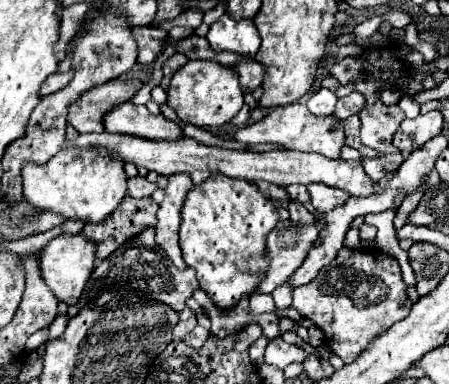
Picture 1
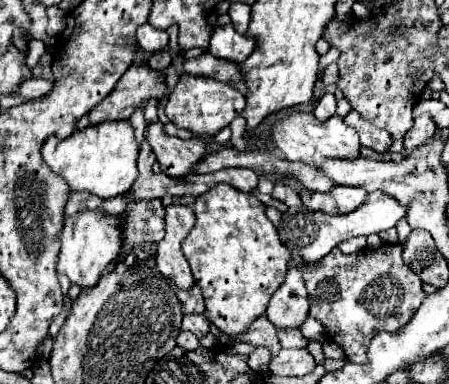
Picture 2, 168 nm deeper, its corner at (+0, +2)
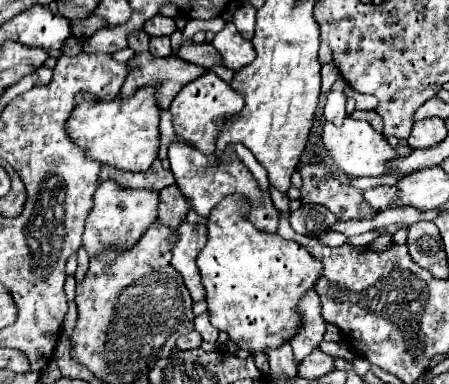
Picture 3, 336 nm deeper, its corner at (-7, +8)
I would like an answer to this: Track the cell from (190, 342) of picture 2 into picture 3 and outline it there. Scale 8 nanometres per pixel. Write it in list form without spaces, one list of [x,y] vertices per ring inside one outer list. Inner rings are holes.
[[[192,330],[192,332],[188,332],[188,334],[184,334],[184,336],[178,338],[176,348],[178,348],[178,350],[192,350],[192,348],[200,348],[200,344],[202,344],[200,332]]]

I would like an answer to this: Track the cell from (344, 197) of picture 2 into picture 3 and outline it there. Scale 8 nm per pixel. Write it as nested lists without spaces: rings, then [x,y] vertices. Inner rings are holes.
[[[376,186],[370,190],[364,190],[364,200],[372,206],[372,208],[386,208],[394,196],[396,188],[394,186]]]

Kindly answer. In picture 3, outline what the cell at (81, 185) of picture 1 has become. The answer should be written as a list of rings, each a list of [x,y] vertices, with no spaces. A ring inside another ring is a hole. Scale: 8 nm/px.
[[[146,86],[128,100],[80,102],[66,122],[66,132],[74,144],[84,148],[88,158],[124,172],[146,172],[158,150],[158,122],[160,108],[156,106],[154,88]]]

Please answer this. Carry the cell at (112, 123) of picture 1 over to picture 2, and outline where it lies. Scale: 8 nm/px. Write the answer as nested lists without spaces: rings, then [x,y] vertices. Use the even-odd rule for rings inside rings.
[[[161,122],[147,126],[147,140],[157,156],[157,162],[161,164],[161,170],[171,178],[185,178],[195,174],[193,166],[207,156],[205,140],[181,140],[175,136],[167,136]]]

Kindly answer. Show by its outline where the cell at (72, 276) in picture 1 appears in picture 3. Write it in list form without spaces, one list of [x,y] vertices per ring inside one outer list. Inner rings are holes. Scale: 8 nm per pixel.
[[[104,182],[96,194],[94,194],[94,206],[92,212],[86,218],[86,228],[82,236],[82,248],[90,256],[98,256],[104,250],[110,248],[132,248],[140,236],[150,228],[152,222],[156,222],[156,190],[128,190],[118,188],[114,182]]]

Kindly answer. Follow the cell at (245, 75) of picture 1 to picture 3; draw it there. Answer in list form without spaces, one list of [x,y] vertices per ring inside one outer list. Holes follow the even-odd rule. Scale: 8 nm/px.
[[[192,40],[182,42],[178,56],[186,62],[192,62],[196,66],[202,66],[206,70],[210,70],[212,66],[224,66],[224,62],[220,60],[220,52],[216,52],[216,48],[212,48],[212,44],[196,44]]]

